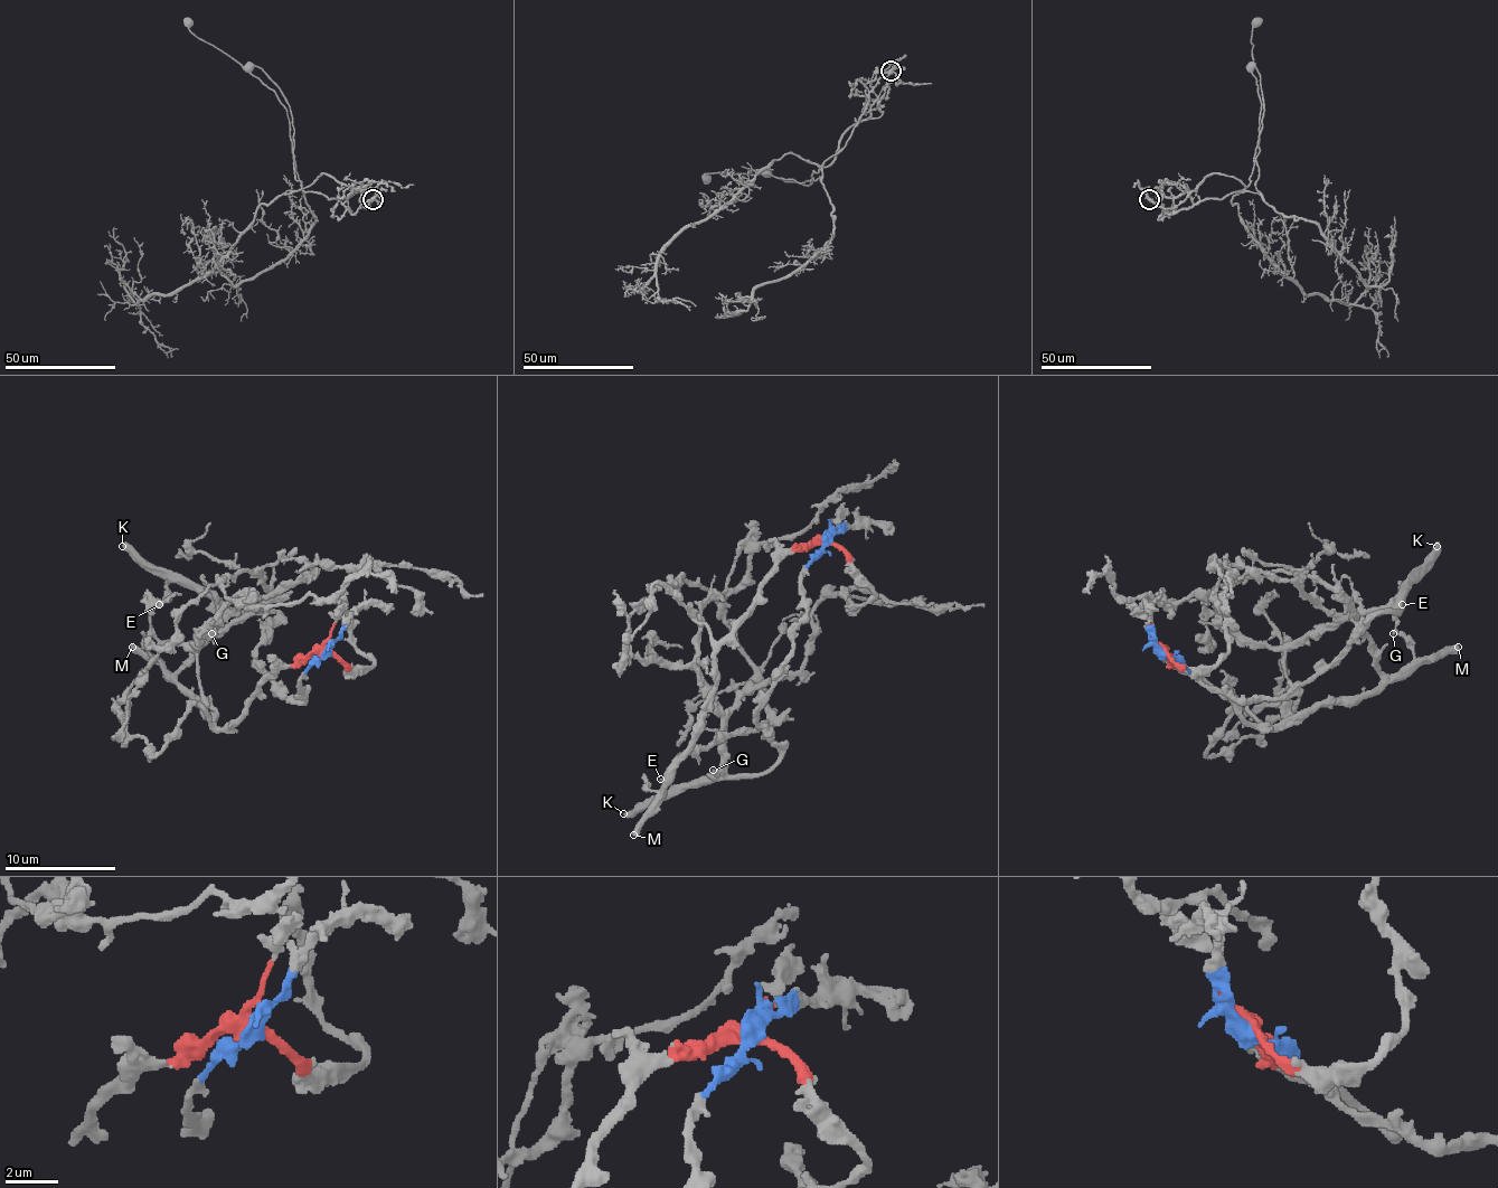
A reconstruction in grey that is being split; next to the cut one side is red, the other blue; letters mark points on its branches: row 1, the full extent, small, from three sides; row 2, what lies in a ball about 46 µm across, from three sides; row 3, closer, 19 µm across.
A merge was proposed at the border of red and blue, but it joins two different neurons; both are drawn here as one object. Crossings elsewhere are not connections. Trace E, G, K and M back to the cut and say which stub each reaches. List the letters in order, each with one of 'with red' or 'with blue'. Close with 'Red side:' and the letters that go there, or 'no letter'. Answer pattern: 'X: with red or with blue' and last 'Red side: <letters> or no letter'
E: with blue
G: with blue
K: with blue
M: with red
Red side: M

